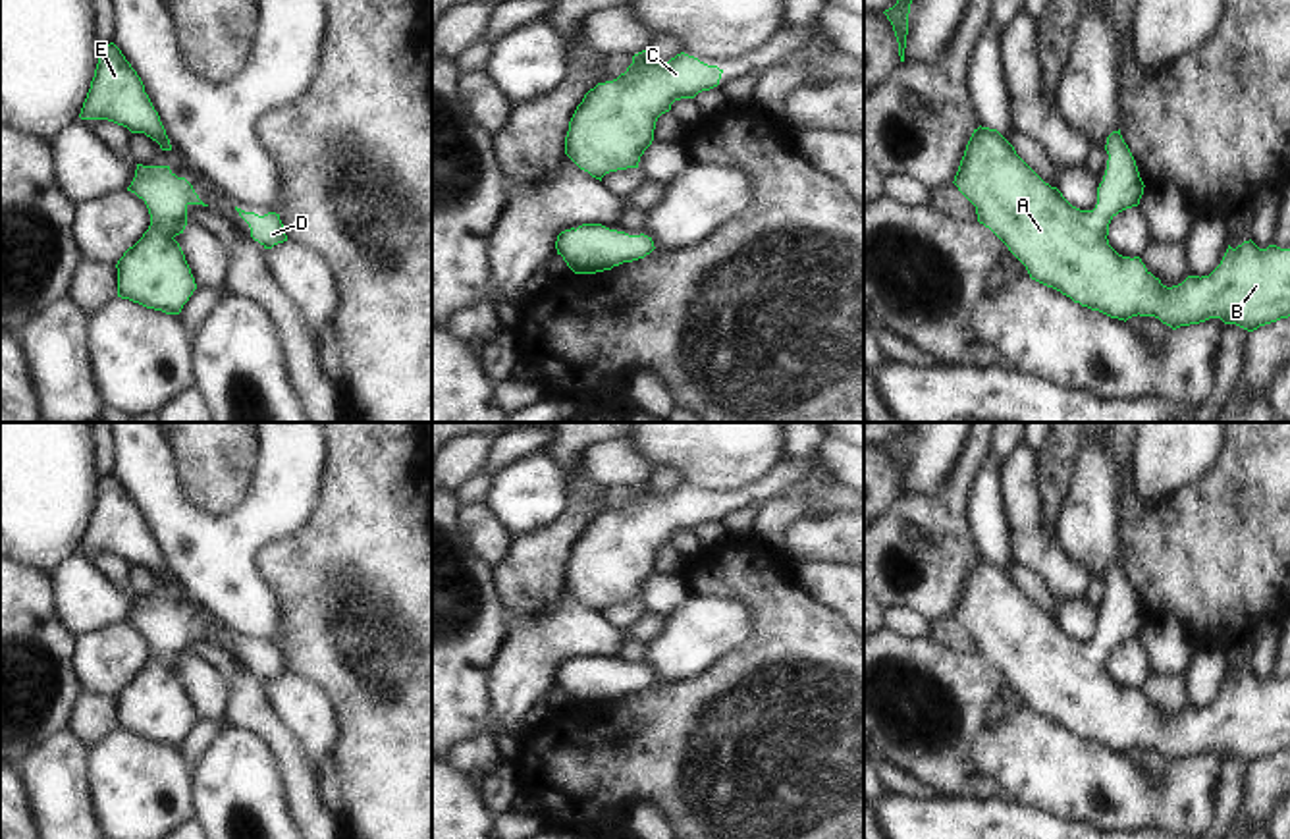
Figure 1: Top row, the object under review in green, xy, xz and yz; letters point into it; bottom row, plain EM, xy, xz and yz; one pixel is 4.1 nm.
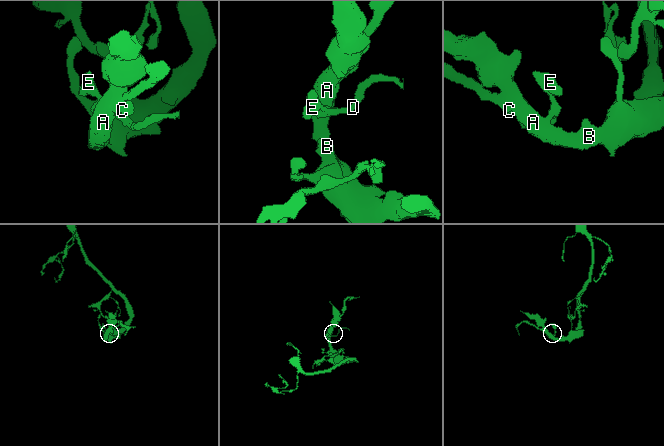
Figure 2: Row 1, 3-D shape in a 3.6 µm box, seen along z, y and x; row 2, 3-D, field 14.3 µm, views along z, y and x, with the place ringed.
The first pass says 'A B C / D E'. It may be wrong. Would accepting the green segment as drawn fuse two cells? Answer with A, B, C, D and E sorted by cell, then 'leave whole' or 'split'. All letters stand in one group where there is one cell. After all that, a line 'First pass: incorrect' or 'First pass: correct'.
A B C D E | leave whole
First pass: incorrect

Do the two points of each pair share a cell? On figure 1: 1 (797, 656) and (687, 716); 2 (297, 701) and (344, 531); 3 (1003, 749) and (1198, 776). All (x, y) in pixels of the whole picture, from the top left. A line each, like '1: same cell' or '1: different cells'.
1: same cell
2: different cells
3: same cell

